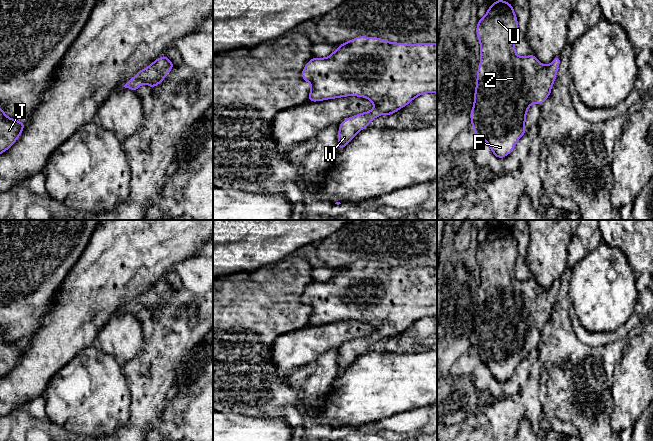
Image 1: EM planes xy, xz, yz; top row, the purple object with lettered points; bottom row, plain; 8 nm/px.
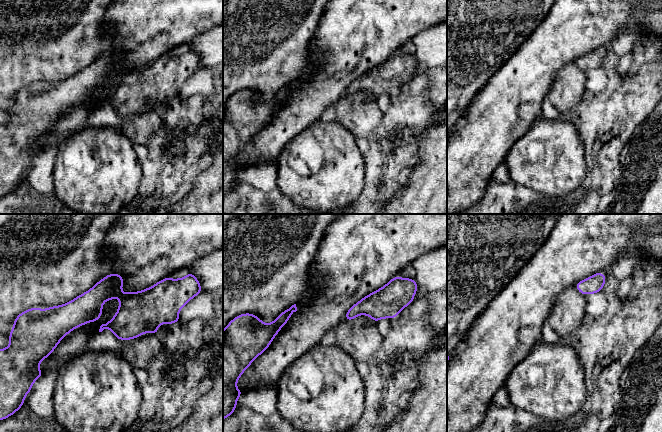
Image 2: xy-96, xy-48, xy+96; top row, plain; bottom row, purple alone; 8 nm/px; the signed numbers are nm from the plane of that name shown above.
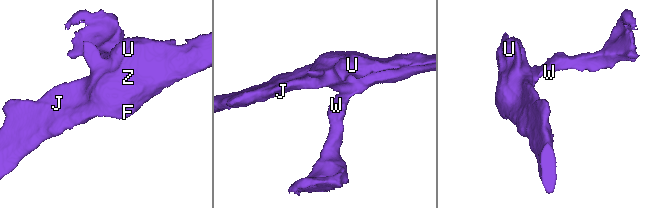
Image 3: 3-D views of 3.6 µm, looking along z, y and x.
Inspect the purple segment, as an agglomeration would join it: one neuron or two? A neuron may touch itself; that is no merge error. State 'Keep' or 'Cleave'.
Keep

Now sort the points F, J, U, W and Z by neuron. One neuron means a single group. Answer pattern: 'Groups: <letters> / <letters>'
Groups: F J U W Z

